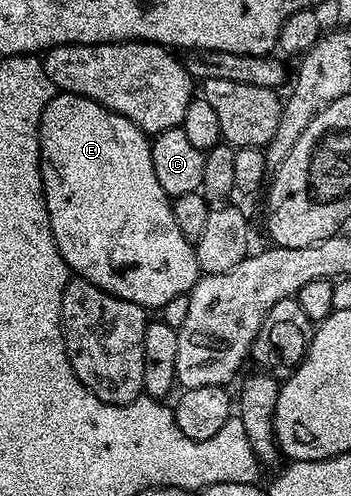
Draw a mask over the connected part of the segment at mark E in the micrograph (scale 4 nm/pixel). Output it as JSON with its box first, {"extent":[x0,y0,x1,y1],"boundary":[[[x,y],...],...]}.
{"extent":[39,92,199,308],"boundary":[[[57,92],[47,104],[47,108],[43,108],[43,116],[39,124],[39,144],[41,145],[41,183],[45,193],[47,212],[51,220],[51,232],[55,236],[58,252],[61,253],[63,260],[76,277],[86,278],[91,285],[98,286],[111,296],[131,300],[146,308],[152,308],[152,306],[160,308],[163,304],[167,304],[167,300],[188,294],[193,289],[193,285],[199,277],[197,251],[194,243],[188,242],[183,236],[183,232],[179,232],[179,224],[175,224],[172,201],[163,192],[163,187],[155,176],[155,166],[151,160],[151,142],[145,131],[140,130],[131,120],[127,120],[127,116],[119,116],[119,112],[111,112],[95,100],[84,98],[78,94]]]}

